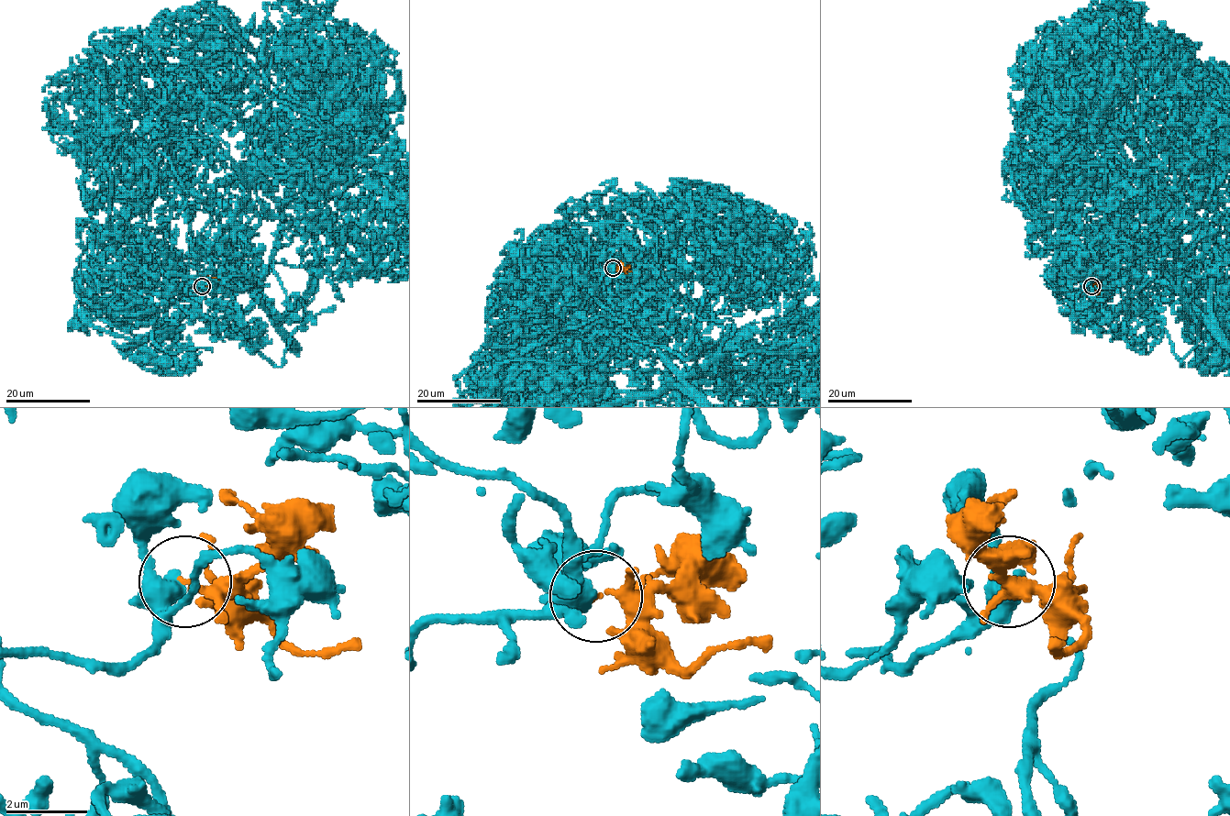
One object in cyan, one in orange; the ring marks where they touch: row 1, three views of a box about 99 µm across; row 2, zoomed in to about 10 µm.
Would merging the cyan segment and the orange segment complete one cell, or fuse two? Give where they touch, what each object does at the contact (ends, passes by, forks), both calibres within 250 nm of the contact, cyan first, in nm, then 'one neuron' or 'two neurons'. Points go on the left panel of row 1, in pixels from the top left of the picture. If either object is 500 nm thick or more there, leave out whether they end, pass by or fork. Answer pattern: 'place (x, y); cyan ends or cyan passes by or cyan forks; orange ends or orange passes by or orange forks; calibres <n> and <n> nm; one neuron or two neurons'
place (202, 286); cyan forks; orange passes by; calibres 360 and 150 nm; two neurons

